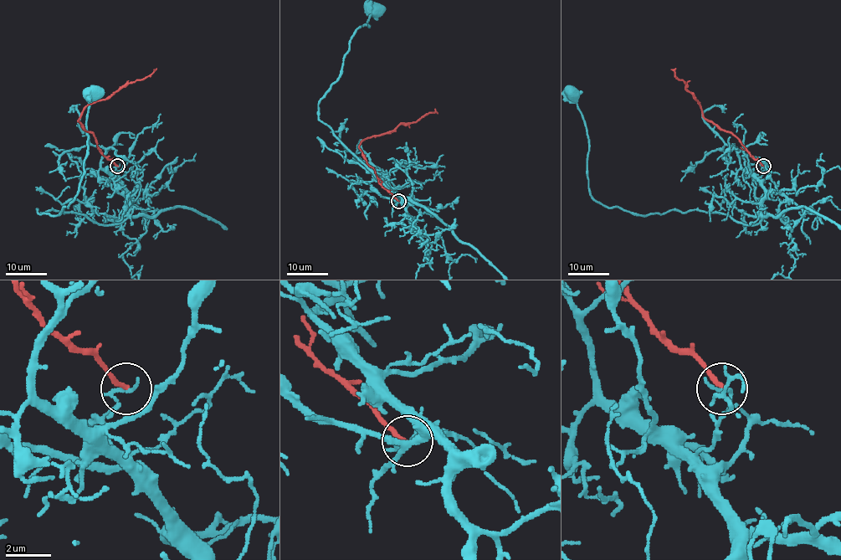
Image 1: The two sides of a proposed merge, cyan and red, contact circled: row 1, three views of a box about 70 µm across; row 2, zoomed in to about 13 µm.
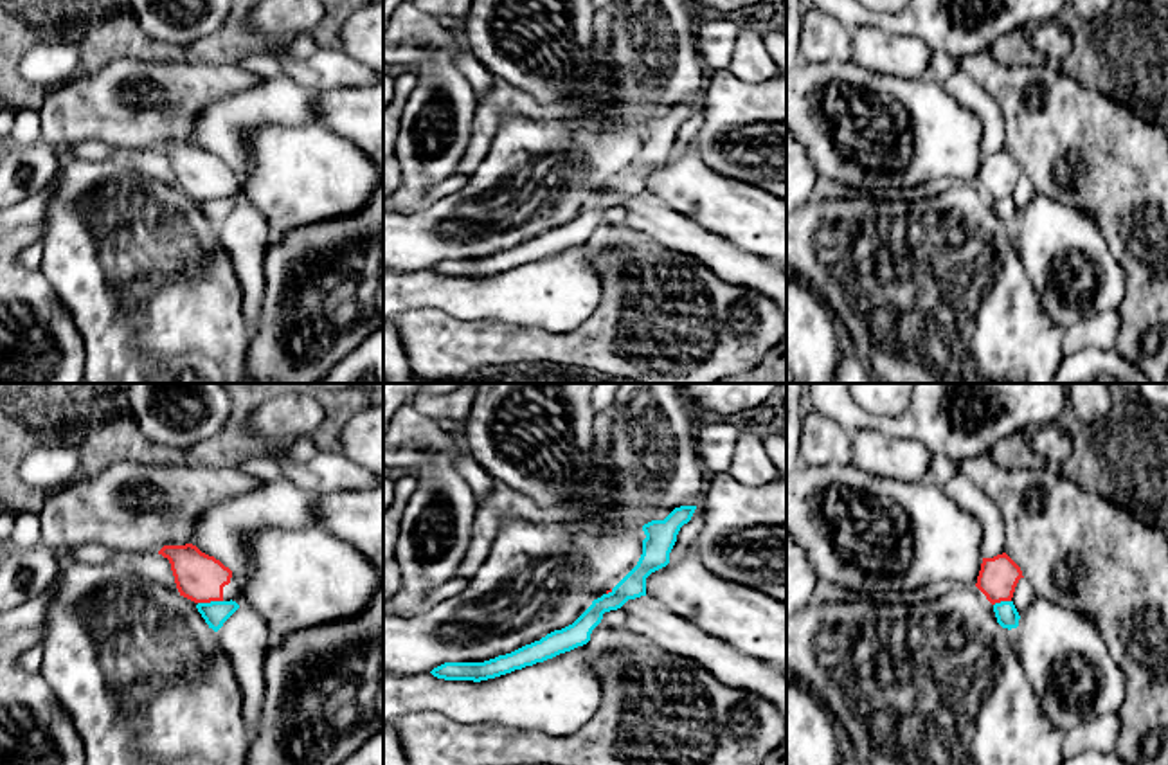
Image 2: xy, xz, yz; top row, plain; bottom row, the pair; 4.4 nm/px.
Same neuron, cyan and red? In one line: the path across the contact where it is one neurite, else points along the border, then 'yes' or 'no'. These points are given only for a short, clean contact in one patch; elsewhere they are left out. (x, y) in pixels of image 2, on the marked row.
border xy (222, 600), (198, 603); no

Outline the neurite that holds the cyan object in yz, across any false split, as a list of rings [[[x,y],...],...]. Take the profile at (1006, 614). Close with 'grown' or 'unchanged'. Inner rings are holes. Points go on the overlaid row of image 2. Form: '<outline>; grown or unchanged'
[[[1001,601],[1001,603],[995,603],[993,605],[993,612],[995,612],[995,617],[997,617],[997,623],[1002,626],[1002,628],[1017,628],[1019,626],[1019,612],[1013,605],[1013,601]]]; unchanged

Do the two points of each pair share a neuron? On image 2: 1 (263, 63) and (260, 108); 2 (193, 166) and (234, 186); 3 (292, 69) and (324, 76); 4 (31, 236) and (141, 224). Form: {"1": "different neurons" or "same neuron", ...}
{"1": "different neurons", "2": "same neuron", "3": "same neuron", "4": "different neurons"}

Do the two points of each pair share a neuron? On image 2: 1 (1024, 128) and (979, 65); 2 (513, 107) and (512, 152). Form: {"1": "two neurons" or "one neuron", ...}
{"1": "one neuron", "2": "two neurons"}

